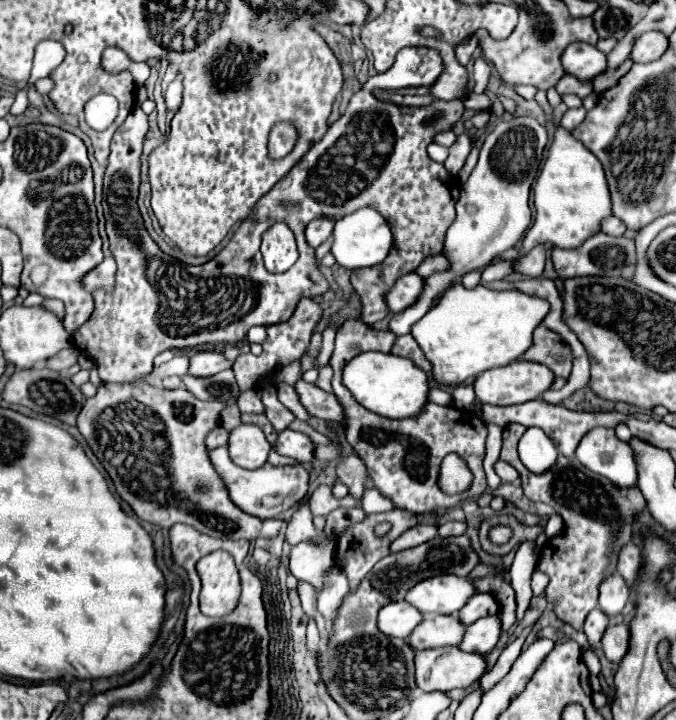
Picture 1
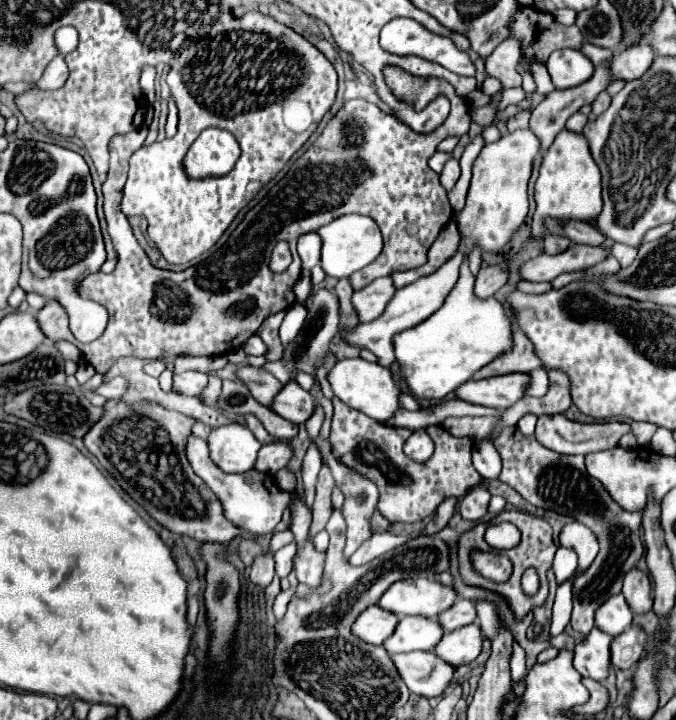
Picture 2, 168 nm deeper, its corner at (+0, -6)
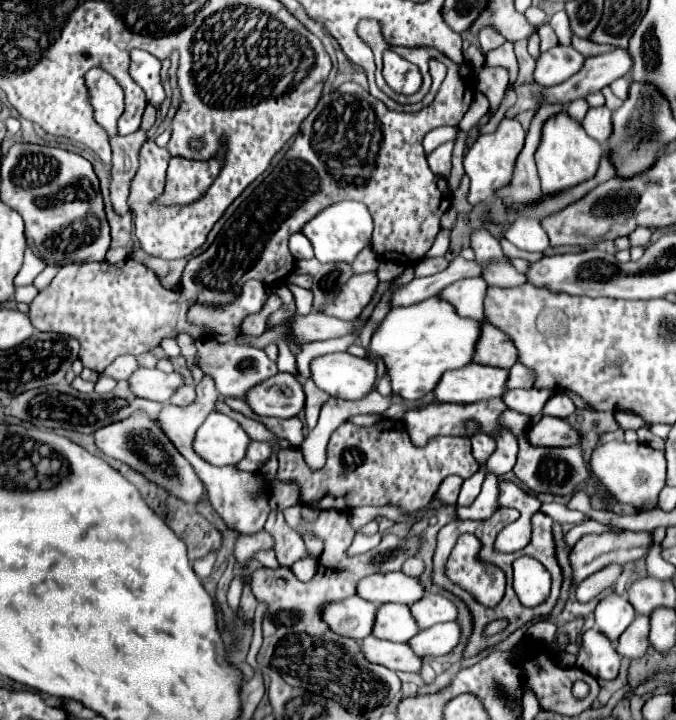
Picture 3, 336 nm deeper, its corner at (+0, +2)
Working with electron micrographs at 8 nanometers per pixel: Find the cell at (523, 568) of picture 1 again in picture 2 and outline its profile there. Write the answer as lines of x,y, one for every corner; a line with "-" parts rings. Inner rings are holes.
514,643
514,655
512,655
512,679
518,683
524,683
524,679
526,679
526,673
528,673
528,669
526,669
526,653
524,653
524,649
520,647
520,645
516,645

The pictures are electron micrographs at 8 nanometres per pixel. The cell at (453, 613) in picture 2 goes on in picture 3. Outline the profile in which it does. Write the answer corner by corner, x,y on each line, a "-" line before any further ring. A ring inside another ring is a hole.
426,595
424,599
420,599
418,603
410,605
412,615
416,619
416,623
422,629
428,629
436,623
444,623
444,621
456,621
458,617
458,609
456,605
446,599
444,595

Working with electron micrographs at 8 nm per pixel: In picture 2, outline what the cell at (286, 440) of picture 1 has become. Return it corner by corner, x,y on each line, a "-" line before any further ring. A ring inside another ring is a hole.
272,443
272,445
264,445
258,451
258,459
254,463
256,471
274,475
278,469
286,467
288,461
292,457
292,449
286,443

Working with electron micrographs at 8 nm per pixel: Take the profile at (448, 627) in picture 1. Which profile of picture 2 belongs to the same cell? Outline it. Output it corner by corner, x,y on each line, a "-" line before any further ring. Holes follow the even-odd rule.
404,615
400,617
394,633
384,641
384,649
394,653
408,651
432,651
438,639
444,635
440,623
436,619
420,617
420,615

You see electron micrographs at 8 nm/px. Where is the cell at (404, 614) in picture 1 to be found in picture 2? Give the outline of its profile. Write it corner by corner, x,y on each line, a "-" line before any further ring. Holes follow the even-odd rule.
372,605
364,609
356,621
352,623
352,633
370,645
382,645
388,635
392,635
392,627
396,627
398,617

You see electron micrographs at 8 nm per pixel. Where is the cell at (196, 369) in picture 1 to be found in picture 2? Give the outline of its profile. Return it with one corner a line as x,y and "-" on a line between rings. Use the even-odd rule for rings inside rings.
188,371
188,373
176,373
174,375
174,385
172,391
184,397
198,397
202,389
208,383
208,375
198,373
198,371

